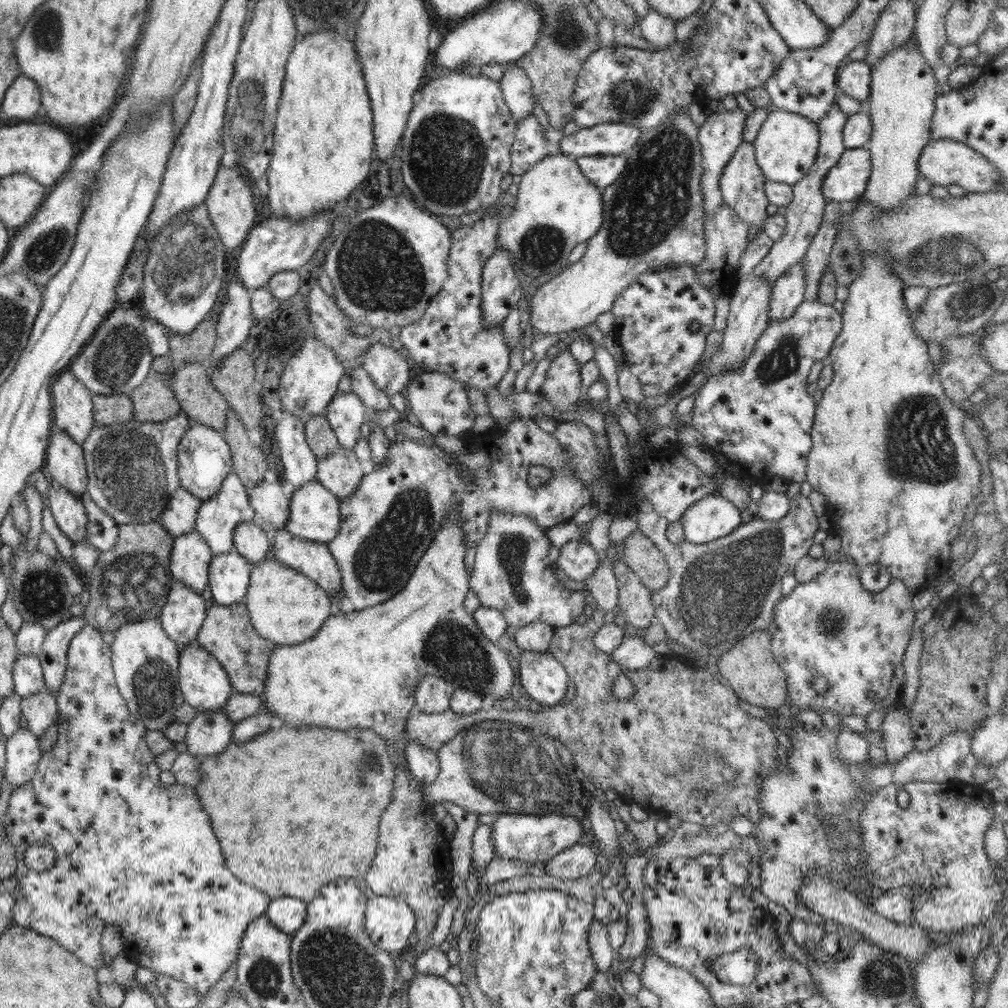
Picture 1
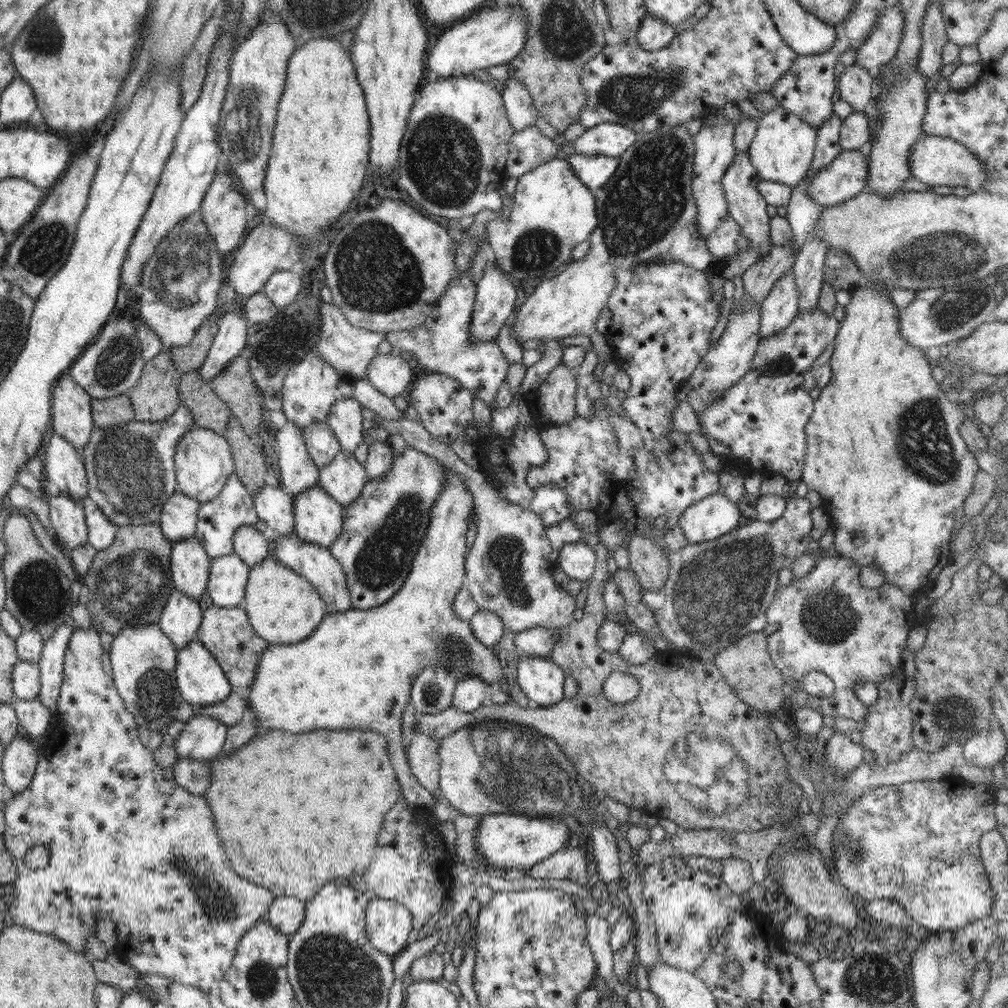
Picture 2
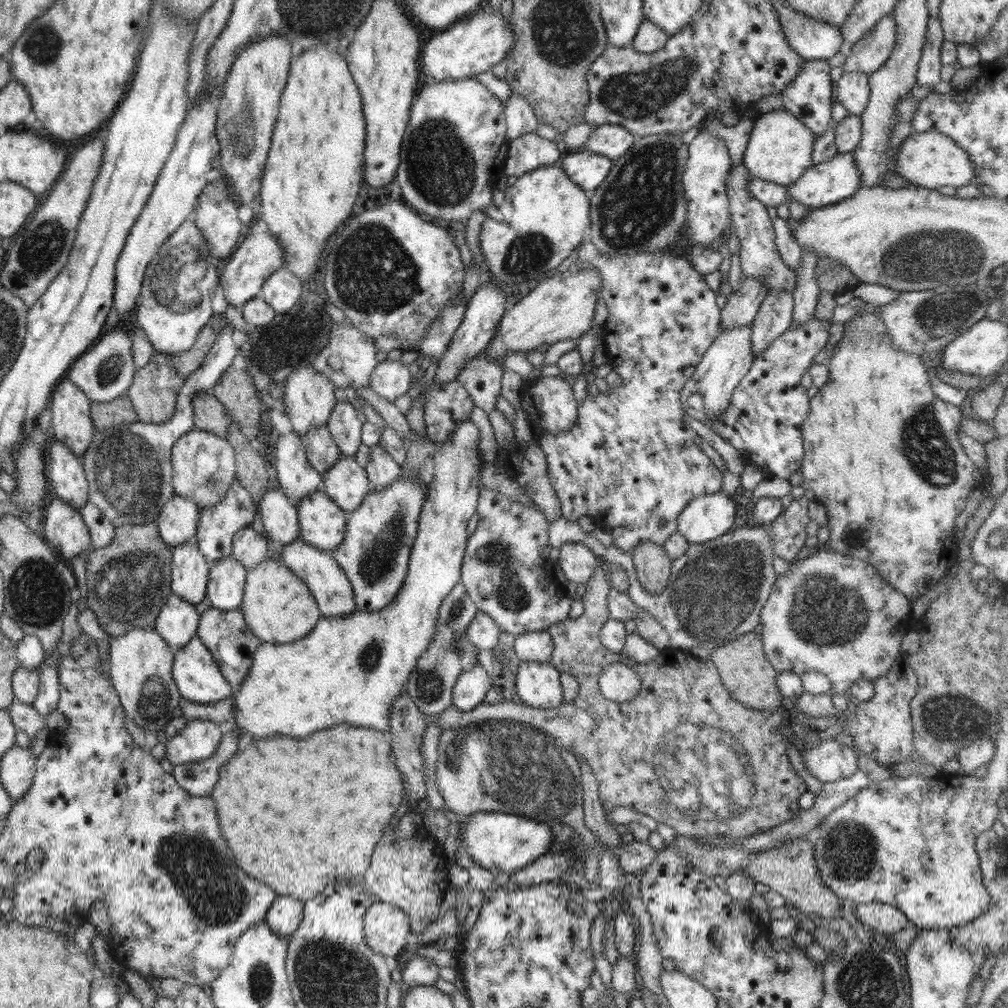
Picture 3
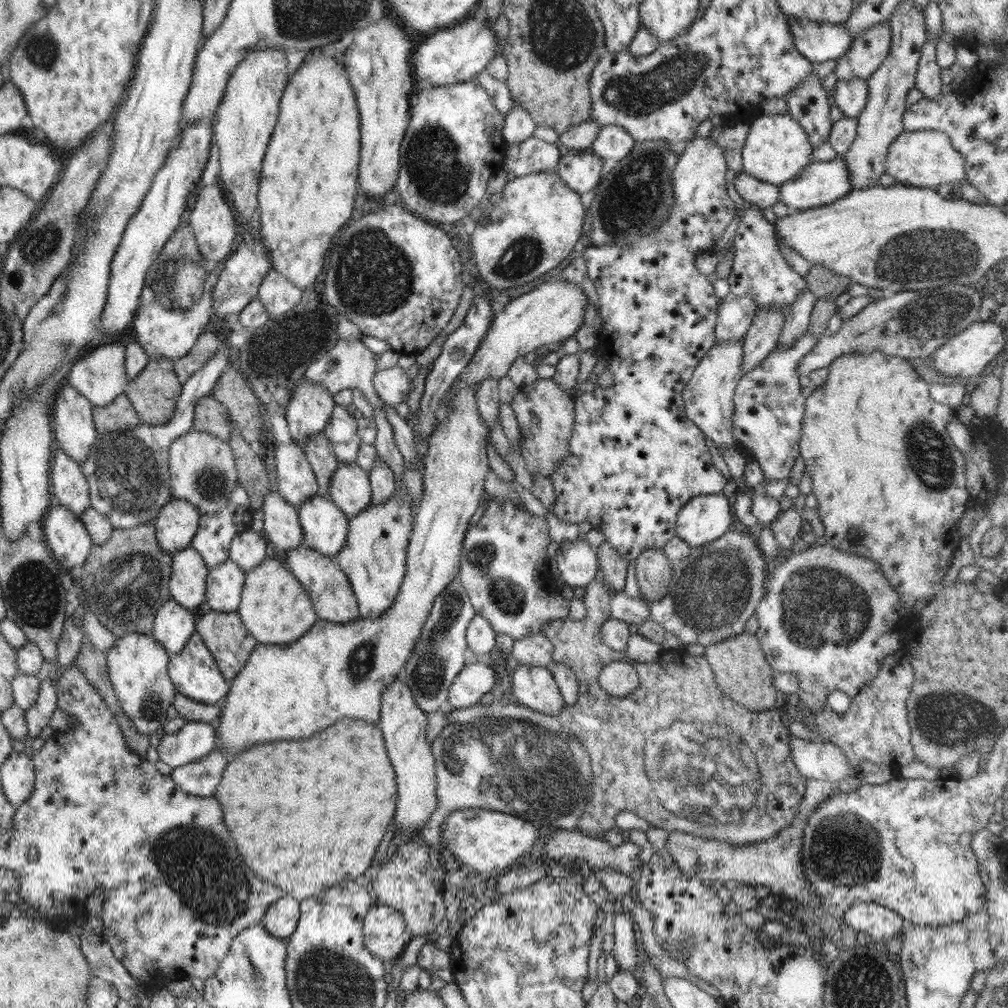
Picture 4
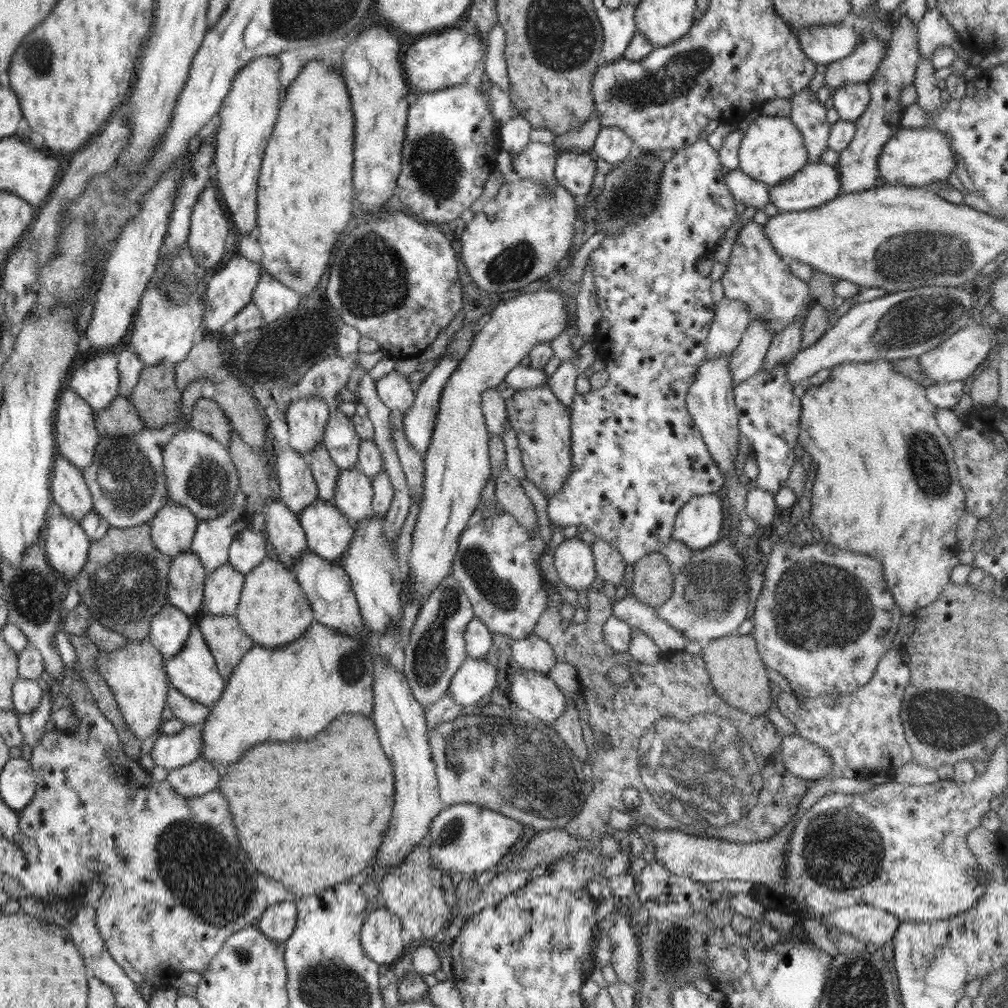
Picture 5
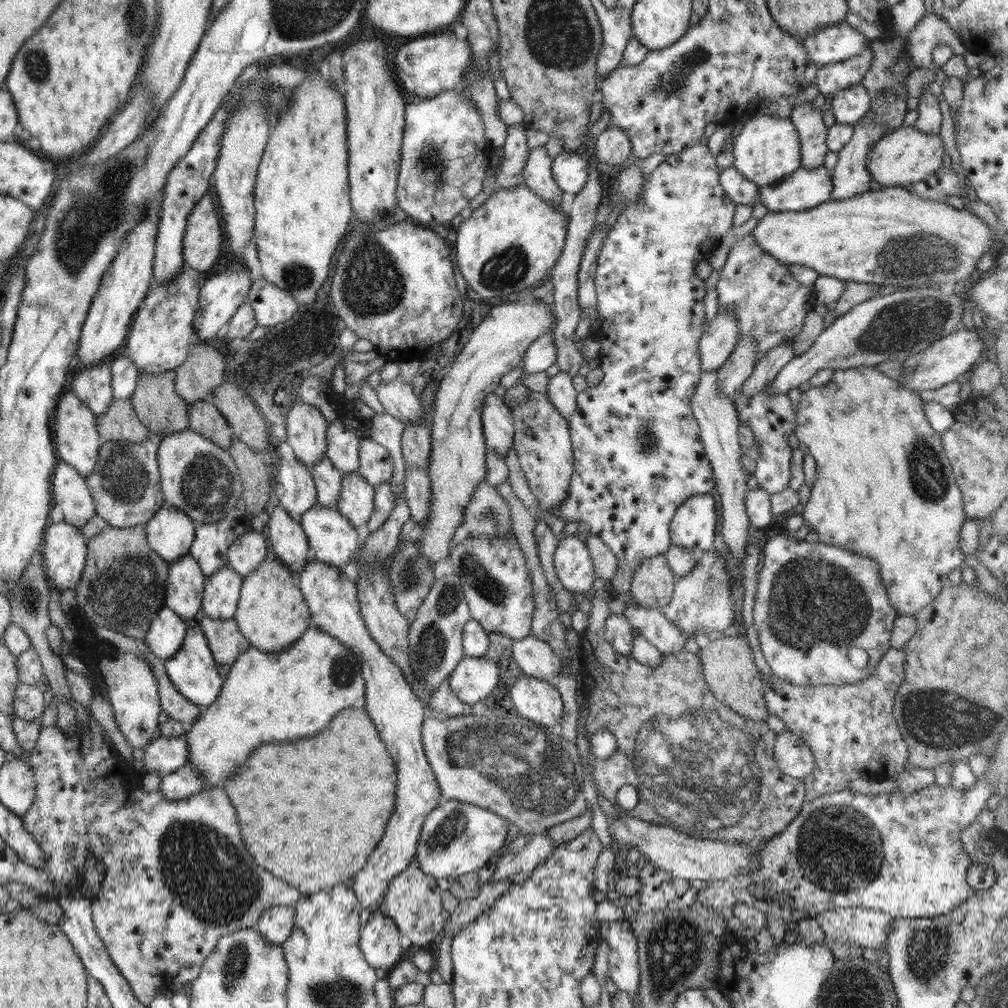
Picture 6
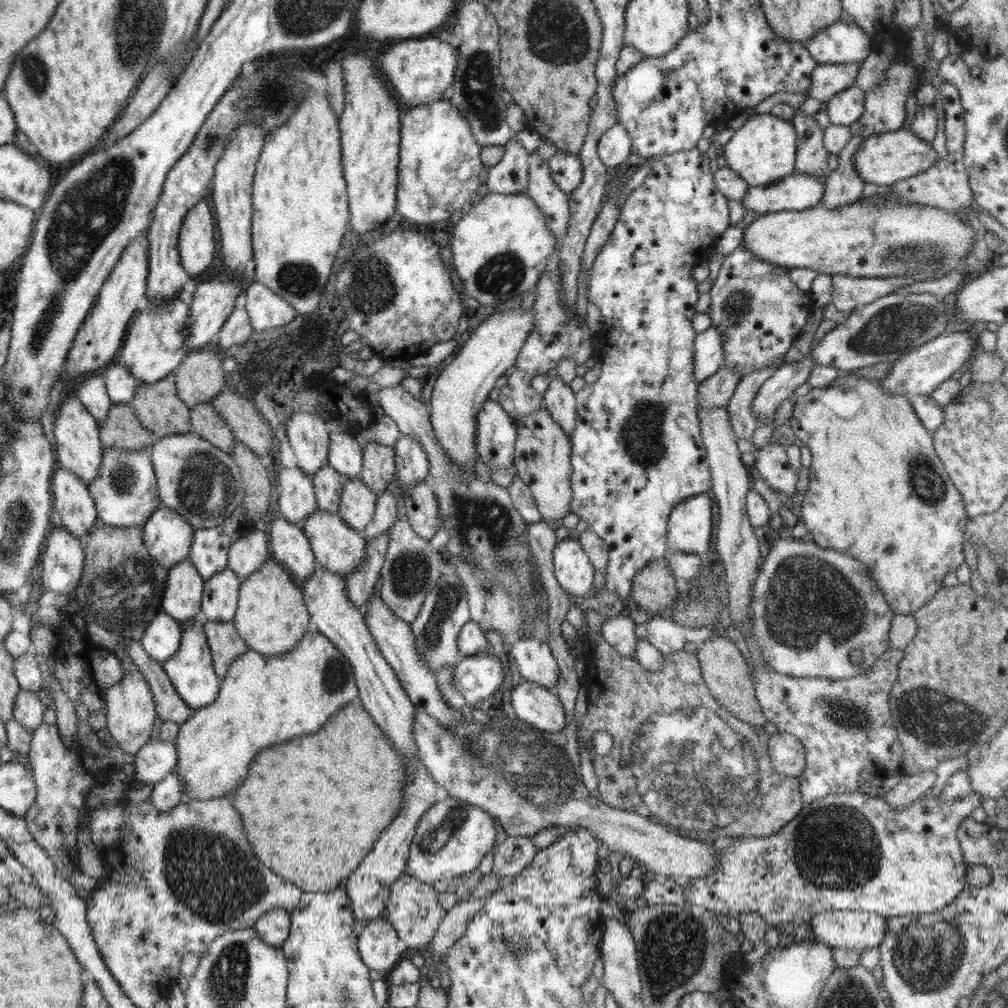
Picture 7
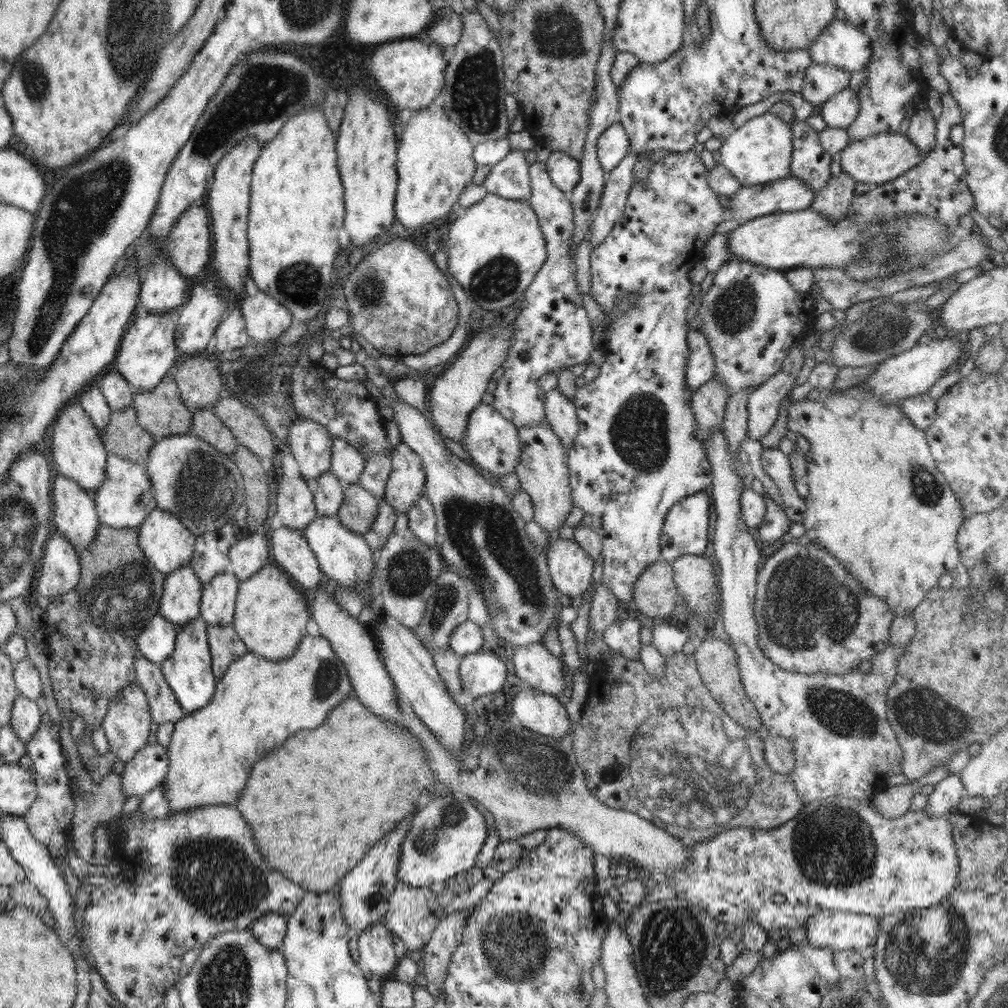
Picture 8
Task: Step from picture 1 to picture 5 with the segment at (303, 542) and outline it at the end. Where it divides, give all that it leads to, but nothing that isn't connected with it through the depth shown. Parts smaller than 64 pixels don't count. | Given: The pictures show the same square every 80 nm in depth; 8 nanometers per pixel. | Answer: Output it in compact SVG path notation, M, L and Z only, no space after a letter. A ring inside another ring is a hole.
M305 550L299 558L294 559L292 570L298 585L310 602L314 622L333 628L346 636L361 636L367 632L362 616L360 616L357 599L350 586L350 576L342 564L328 562L315 552ZM297 559L300 561L295 564Z

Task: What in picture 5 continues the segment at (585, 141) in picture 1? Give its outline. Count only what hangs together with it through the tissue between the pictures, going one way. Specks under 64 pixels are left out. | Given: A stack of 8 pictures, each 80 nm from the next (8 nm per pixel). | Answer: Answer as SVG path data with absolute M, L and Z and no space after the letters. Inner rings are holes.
M602 127L593 150L598 159L616 166L628 159L632 144L633 141L620 128Z

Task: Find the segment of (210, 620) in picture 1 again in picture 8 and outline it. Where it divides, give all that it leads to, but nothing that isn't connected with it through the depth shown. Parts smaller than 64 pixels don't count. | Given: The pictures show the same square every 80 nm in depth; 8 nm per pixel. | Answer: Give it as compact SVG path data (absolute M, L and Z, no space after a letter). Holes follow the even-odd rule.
M233 625L208 626L207 640L211 669L217 680L226 672L233 660L248 653Z

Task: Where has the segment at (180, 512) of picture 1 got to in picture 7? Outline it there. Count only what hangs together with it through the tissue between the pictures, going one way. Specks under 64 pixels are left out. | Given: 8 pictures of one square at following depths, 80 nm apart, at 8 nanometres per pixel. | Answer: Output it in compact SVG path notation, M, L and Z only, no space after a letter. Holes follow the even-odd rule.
M160 506L142 525L142 532L150 556L168 571L187 560L195 530L177 512Z

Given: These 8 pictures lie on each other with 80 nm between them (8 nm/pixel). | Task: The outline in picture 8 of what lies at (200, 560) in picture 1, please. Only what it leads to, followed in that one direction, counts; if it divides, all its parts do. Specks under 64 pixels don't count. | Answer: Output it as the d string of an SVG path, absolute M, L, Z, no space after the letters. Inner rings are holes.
M190 565L181 566L166 576L159 615L177 627L199 617L203 586Z

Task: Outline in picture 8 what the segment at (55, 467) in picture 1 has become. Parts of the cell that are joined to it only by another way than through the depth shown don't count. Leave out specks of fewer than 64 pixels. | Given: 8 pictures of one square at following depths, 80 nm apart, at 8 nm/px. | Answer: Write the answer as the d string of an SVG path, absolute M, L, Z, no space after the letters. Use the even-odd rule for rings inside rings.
M57 475L52 488L53 531L59 532L79 552L90 548L96 538L99 521L95 502L75 480Z

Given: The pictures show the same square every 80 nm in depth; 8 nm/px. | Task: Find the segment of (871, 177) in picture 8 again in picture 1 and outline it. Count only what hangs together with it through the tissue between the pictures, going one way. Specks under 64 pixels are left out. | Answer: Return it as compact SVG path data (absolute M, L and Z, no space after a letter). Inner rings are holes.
M930 140L918 158L918 171L936 186L962 186L967 193L996 190L1001 184L1000 172L982 154L954 140Z

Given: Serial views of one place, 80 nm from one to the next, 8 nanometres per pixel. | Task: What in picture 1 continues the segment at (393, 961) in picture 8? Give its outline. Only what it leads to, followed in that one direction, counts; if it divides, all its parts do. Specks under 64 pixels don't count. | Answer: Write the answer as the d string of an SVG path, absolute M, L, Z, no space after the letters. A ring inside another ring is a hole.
M369 895L365 908L365 929L371 941L391 955L408 950L415 932L416 917L402 898Z

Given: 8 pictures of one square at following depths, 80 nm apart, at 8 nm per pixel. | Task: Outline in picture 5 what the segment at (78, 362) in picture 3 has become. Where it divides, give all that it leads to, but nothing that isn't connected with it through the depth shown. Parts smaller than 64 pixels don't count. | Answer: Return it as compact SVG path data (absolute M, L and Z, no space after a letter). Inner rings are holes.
M111 351L98 353L94 359L70 370L70 389L94 410L106 408L119 396L118 355Z

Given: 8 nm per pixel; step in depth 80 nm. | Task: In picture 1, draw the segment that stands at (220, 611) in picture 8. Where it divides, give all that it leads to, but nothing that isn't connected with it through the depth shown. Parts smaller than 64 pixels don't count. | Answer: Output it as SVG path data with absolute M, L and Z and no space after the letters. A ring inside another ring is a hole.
M238 551L214 556L209 564L207 592L210 603L231 606L245 601L252 565Z

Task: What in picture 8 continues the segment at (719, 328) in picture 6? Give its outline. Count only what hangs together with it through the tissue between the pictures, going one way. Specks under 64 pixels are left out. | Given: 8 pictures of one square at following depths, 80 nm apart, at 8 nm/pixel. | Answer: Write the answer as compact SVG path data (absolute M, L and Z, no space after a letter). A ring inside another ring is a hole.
M688 331L687 341L690 354L686 362L686 385L694 392L715 377L715 362L707 338L700 331Z

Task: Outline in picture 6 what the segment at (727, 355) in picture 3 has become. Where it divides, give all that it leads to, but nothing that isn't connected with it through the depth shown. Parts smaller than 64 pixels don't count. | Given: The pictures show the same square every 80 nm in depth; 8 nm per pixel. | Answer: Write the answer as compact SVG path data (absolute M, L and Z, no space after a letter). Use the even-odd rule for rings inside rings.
M701 372L698 387L691 398L691 411L697 420L700 429L700 438L704 445L704 452L710 461L715 476L715 492L718 506L722 507L722 538L735 558L744 558L746 546L748 546L749 516L746 512L745 498L747 473L743 467L744 455L739 443L738 427L740 426L739 414L734 400L725 394L721 394L718 388L718 372Z

